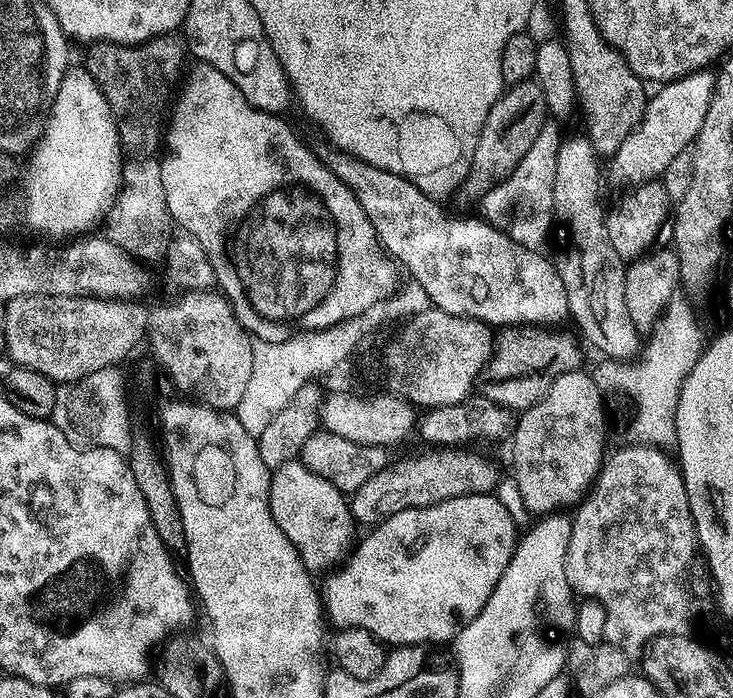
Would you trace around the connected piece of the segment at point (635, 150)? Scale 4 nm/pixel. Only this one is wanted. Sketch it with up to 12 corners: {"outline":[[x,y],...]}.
{"outline":[[707,69],[661,85],[611,157],[630,186],[693,145],[715,86]]}

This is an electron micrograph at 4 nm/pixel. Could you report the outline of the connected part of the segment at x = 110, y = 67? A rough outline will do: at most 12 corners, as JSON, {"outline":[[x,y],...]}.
{"outline":[[185,41],[96,42],[86,67],[121,147],[161,147]]}

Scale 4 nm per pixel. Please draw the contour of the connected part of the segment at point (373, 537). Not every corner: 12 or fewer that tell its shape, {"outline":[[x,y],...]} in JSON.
{"outline":[[498,497],[402,510],[322,584],[340,630],[440,646],[510,566]]}

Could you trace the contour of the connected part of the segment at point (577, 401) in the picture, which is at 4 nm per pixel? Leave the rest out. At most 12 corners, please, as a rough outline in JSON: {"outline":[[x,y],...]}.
{"outline":[[562,374],[510,437],[535,514],[584,499],[606,459],[606,396]]}

